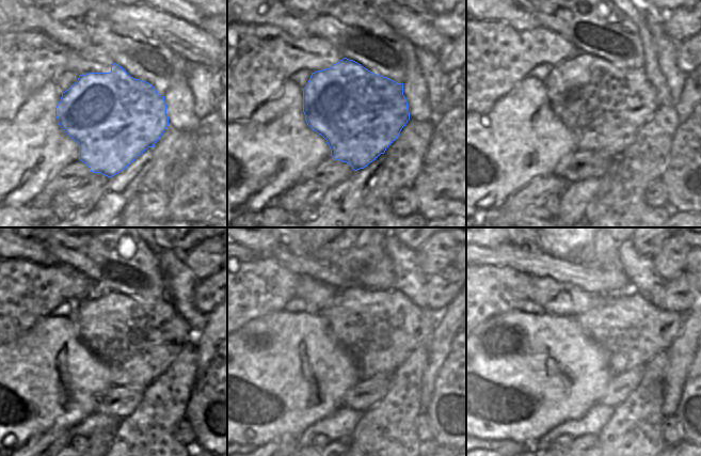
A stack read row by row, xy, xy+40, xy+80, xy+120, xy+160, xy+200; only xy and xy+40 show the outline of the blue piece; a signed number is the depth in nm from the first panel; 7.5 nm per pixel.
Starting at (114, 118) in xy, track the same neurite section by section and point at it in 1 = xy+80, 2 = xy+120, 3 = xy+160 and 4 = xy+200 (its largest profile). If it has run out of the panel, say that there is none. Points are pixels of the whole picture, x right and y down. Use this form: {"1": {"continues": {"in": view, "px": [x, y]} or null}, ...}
{"1": {"continues": {"in": "xy+80", "px": [604, 106]}}, "2": {"continues": {"in": "xy+120", "px": [136, 340]}}, "3": {"continues": {"in": "xy+160", "px": [381, 330]}}, "4": {"continues": {"in": "xy+200", "px": [632, 330]}}}

